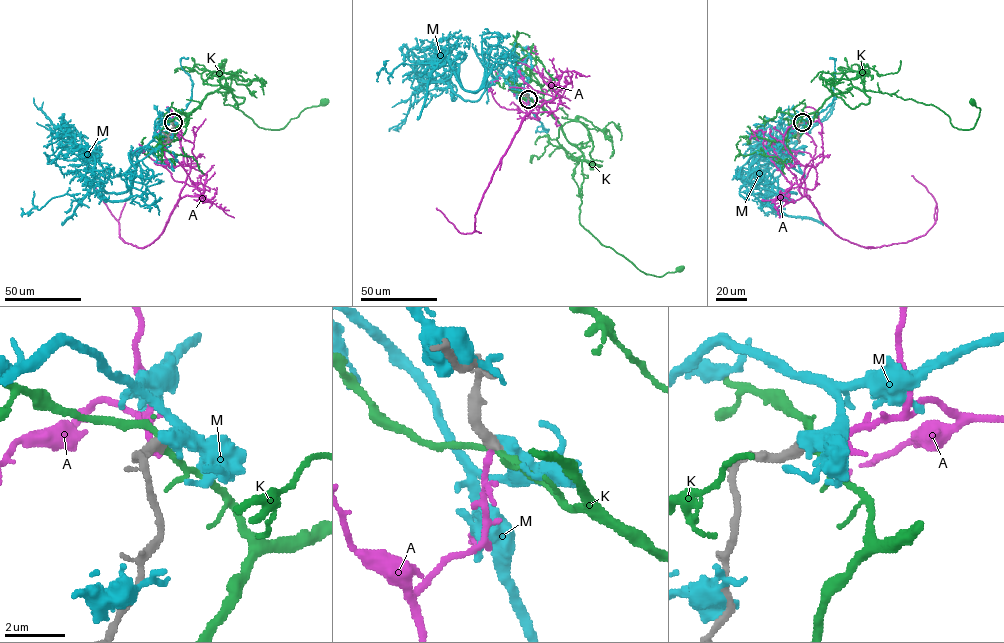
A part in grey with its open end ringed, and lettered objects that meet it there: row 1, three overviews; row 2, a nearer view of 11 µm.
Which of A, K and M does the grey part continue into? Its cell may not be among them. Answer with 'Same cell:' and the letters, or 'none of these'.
Same cell: A

